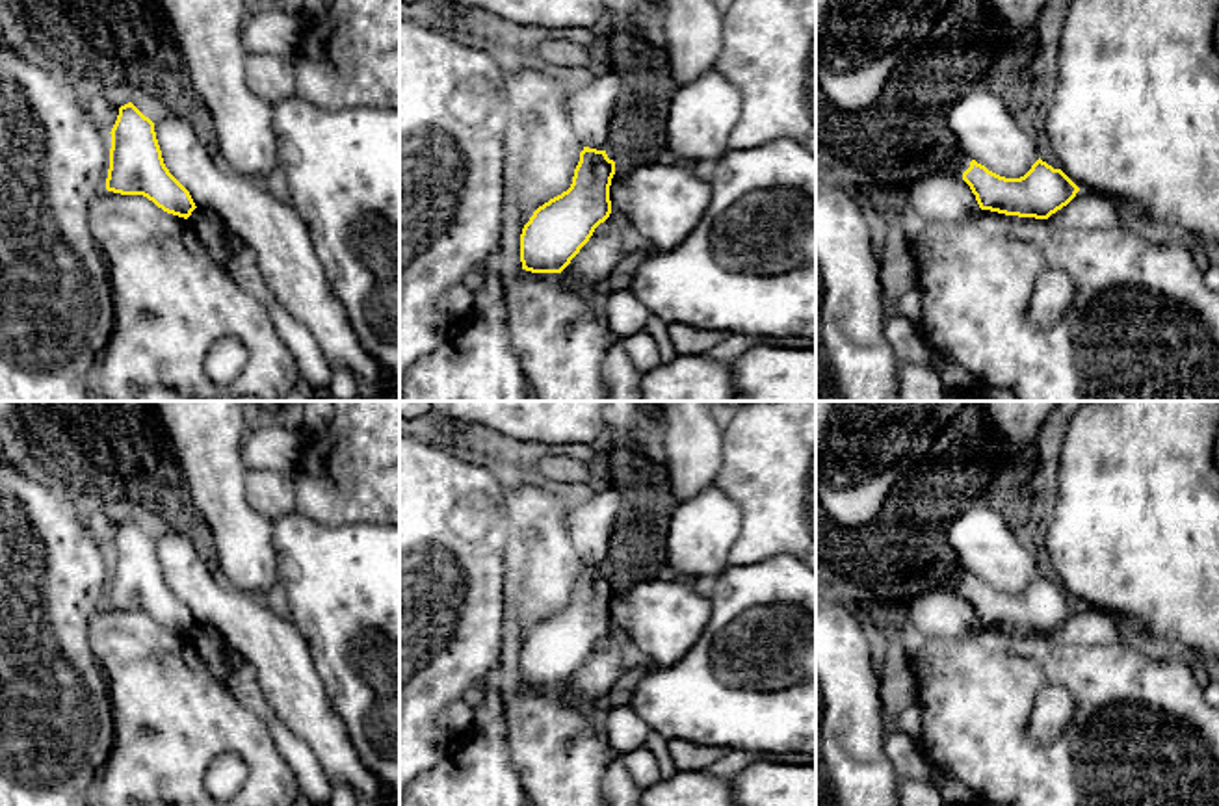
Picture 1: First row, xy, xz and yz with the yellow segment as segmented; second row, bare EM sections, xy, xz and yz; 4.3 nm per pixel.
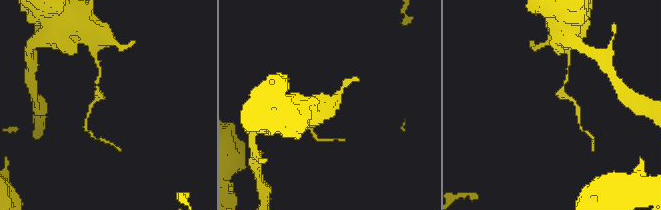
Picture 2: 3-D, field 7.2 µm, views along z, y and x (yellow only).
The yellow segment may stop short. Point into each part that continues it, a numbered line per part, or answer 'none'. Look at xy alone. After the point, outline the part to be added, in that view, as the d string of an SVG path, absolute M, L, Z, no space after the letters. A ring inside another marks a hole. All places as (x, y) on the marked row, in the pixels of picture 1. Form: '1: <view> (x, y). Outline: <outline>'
none

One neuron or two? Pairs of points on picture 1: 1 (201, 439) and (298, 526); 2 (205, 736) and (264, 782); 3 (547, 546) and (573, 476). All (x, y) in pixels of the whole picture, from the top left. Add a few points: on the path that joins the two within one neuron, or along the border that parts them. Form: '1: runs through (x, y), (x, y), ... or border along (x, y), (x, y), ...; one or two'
1: border along (272, 522), (272, 545), (279, 565); two
2: runs through (223, 736), (235, 736), (262, 764); one
3: border along (532, 472), (565, 491); two

